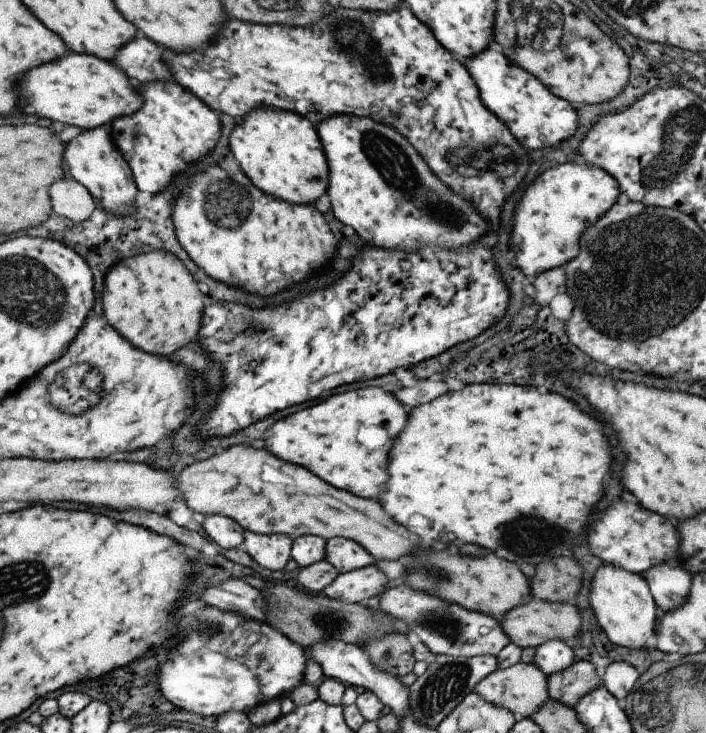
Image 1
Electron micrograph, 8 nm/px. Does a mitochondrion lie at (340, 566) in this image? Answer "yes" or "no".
no

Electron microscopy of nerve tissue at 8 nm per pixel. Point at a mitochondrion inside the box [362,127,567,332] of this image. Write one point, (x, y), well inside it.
(474, 157)

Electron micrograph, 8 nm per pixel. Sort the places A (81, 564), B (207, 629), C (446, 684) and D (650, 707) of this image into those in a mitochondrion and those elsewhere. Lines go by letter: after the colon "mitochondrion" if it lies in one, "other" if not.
A: other
B: mitochondrion
C: mitochondrion
D: mitochondrion

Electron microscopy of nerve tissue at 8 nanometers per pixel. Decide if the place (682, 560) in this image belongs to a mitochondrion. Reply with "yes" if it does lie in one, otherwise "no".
no

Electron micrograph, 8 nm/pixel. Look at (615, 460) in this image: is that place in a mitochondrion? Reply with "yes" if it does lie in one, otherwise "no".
no

